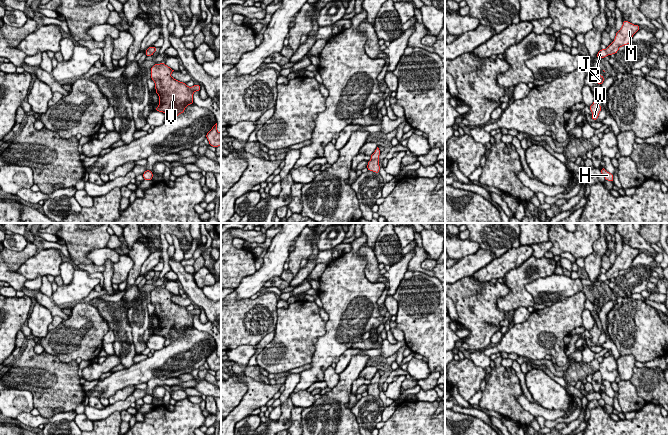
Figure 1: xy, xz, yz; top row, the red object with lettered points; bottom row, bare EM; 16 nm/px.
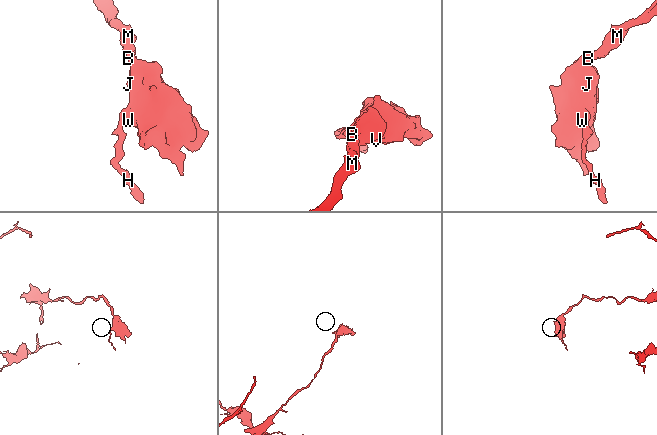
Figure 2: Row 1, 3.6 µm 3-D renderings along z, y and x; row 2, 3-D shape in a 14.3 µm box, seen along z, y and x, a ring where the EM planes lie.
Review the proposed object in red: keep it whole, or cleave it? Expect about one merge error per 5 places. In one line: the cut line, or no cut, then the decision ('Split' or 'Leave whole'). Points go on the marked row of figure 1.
No split. Leave whole

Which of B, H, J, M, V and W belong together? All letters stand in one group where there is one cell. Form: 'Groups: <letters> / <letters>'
Groups: B H J M V W

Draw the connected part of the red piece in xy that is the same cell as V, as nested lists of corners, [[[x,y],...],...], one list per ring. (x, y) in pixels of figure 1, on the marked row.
[[[164,63],[151,68],[151,79],[159,95],[159,105],[155,111],[164,112],[172,118],[183,113],[187,105],[193,104],[193,93],[201,89],[200,85],[188,87],[186,83],[172,78],[173,71]]]

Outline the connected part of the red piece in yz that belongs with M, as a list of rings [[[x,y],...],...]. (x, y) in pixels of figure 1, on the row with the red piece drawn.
[[[623,21],[622,28],[616,32],[614,41],[606,47],[601,49],[597,58],[604,58],[608,55],[616,54],[621,46],[627,45],[631,42],[633,35],[639,30],[640,26],[634,25],[628,21]]]

